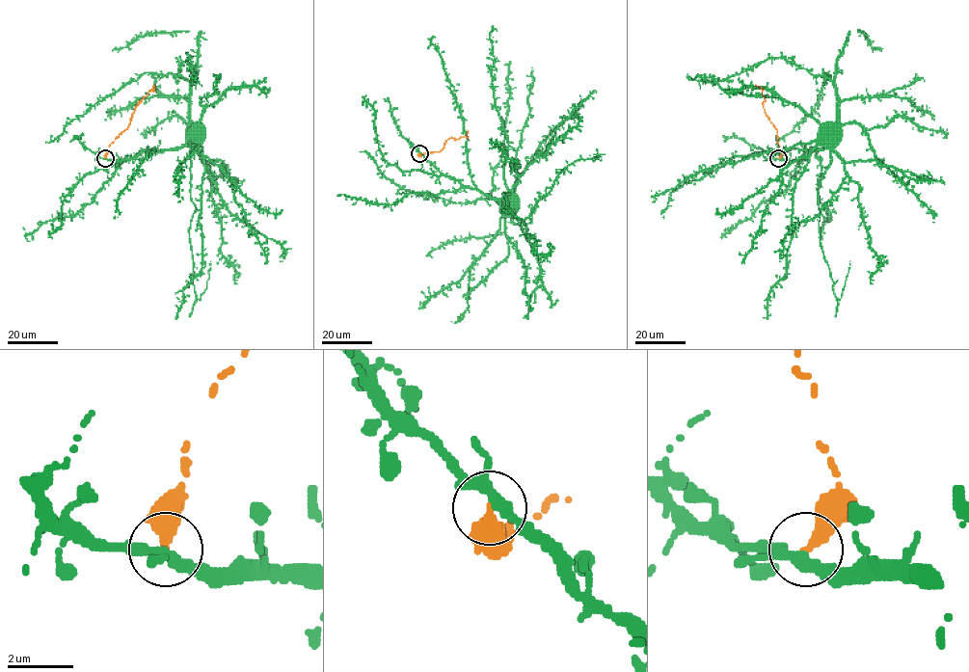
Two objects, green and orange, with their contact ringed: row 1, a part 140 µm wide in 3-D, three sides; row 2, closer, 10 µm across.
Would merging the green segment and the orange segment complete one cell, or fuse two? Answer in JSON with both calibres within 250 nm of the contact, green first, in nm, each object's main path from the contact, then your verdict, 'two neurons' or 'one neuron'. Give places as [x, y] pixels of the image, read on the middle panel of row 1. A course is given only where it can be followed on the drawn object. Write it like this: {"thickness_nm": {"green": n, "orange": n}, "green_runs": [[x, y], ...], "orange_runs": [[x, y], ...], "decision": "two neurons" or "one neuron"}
{"thickness_nm": {"green": 280, "orange": 340}, "green_runs": [[419, 153], [443, 174], [500, 201], [503, 211], [491, 198], [453, 202], [403, 190], [359, 151]], "orange_runs": [[418, 153], [420, 155], [440, 151], [446, 140], [465, 137], [468, 130]], "decision": "two neurons"}

